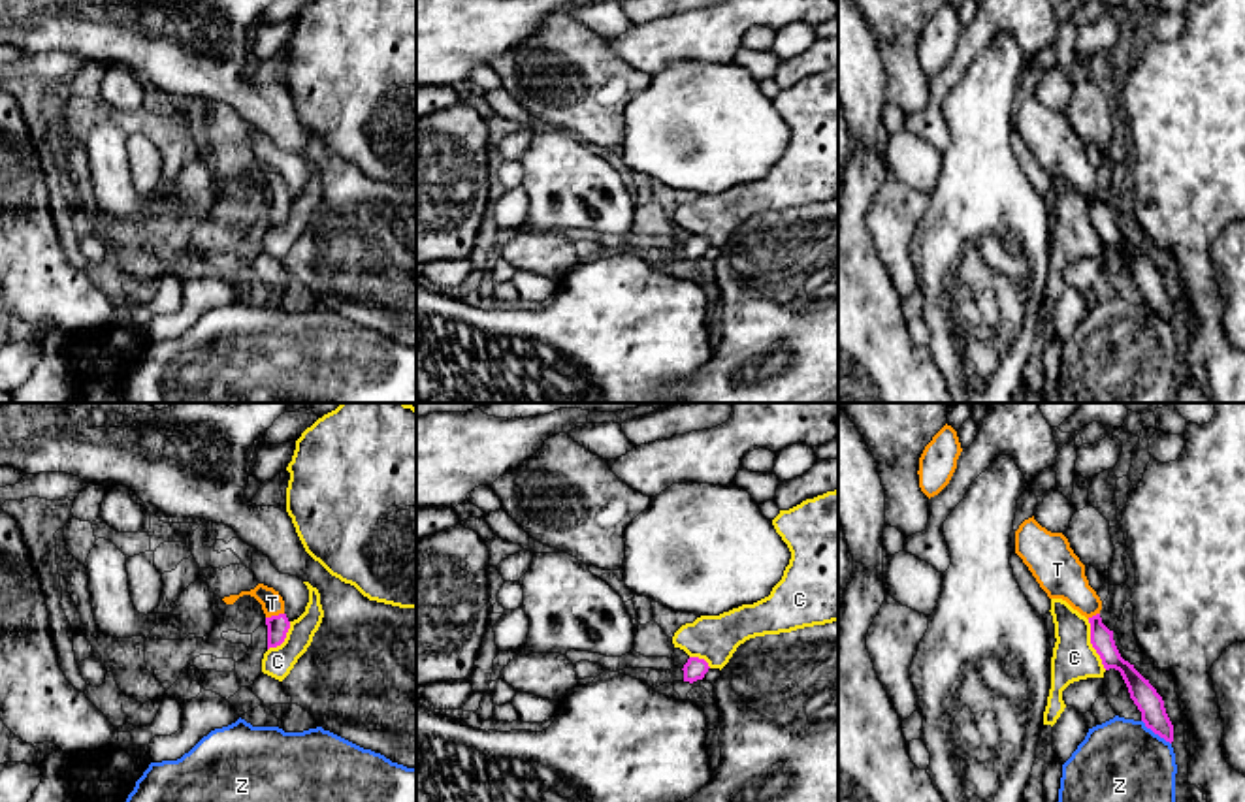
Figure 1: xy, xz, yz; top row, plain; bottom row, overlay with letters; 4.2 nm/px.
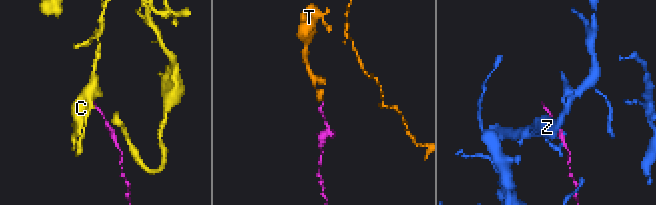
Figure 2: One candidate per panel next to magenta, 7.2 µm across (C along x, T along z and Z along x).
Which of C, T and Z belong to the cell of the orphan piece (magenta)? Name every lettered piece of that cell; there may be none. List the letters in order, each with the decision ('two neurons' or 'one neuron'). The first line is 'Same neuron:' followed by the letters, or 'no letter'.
Same neuron: T
C: two neurons
T: one neuron
Z: two neurons

